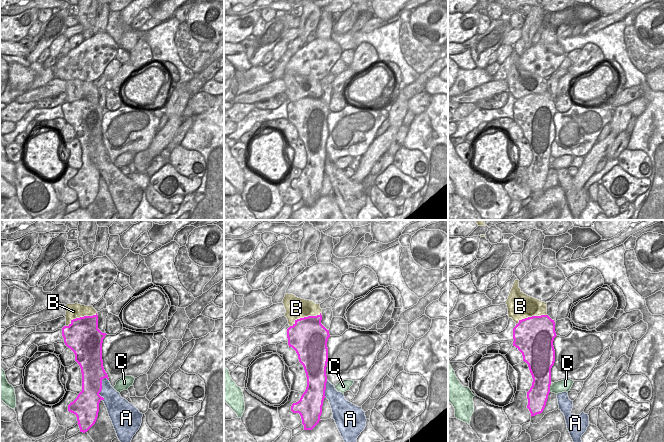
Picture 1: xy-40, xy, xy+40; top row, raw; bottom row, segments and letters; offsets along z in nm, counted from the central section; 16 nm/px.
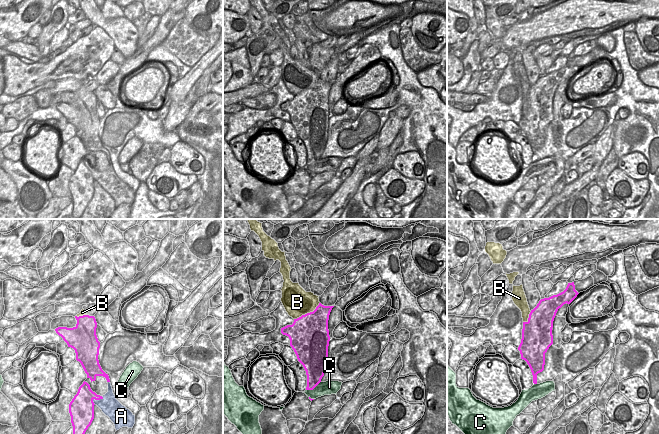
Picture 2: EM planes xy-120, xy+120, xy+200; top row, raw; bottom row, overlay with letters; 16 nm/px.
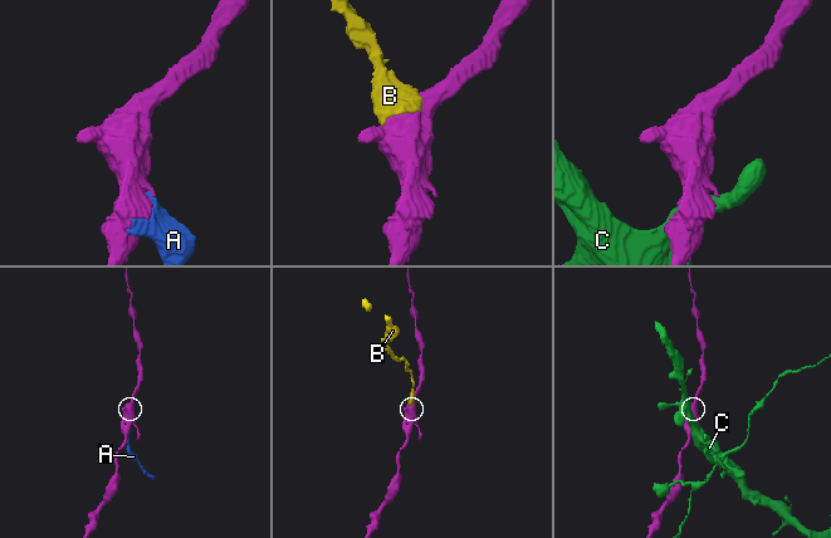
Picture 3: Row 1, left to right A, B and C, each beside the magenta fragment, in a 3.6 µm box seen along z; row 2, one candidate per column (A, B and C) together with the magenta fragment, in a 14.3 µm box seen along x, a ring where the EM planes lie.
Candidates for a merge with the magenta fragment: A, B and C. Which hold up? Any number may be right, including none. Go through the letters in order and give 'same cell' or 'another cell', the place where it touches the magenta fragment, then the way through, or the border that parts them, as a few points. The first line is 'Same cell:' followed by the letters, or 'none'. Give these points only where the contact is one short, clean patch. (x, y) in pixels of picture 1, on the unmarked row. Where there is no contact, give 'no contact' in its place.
Same cell: none
A: another cell; contact xy-40 (101, 165)
B: another cell; contact xy-40 (81, 93)
C: another cell; contact xy+40 (549, 163)

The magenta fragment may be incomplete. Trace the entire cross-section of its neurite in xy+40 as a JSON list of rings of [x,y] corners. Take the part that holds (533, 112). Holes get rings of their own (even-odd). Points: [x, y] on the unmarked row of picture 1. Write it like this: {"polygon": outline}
{"polygon": [[[548,91],[532,92],[522,96],[513,104],[513,122],[515,122],[523,132],[523,137],[528,140],[533,154],[532,162],[527,168],[527,184],[531,193],[543,188],[551,161],[551,144],[555,138],[555,126],[553,122],[556,113],[555,98]]]}

